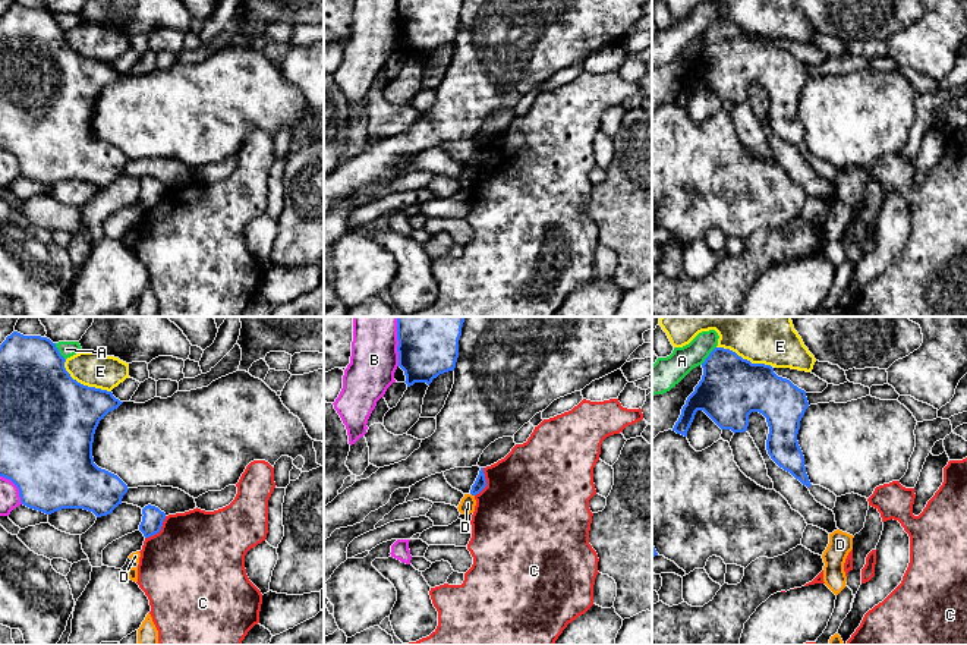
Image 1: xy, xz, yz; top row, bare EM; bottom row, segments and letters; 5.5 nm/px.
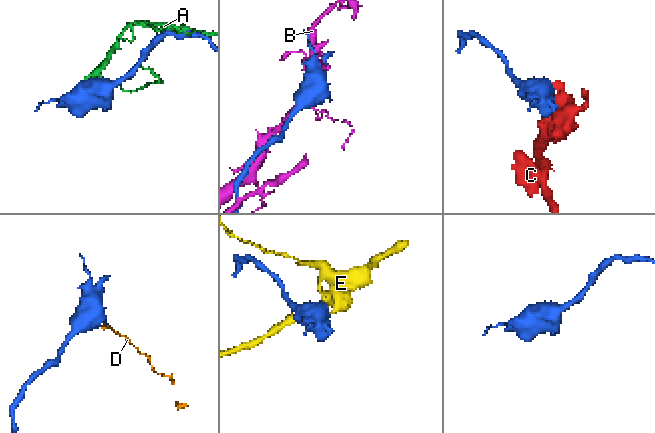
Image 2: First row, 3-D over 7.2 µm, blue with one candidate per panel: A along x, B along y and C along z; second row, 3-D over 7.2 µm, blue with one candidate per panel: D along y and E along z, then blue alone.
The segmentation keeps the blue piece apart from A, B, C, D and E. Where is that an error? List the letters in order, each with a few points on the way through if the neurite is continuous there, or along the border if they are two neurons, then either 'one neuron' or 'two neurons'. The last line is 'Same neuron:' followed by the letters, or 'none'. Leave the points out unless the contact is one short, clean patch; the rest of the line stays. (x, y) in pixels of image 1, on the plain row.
A: two neurons
B: two neurons
C: border along xy (166, 188), (161, 200), (145, 210); two neurons
D: border along xz (471, 164), (473, 167); two neurons
E: two neurons
Same neuron: none

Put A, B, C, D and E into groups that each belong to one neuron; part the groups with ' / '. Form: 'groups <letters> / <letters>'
groups A / B / C / D / E

